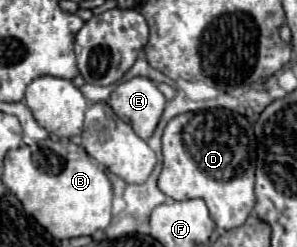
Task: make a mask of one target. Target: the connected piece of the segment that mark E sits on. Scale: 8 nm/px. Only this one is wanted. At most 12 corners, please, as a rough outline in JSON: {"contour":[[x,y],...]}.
{"contour":[[121,82],[107,104],[149,140],[165,108],[155,82]]}

